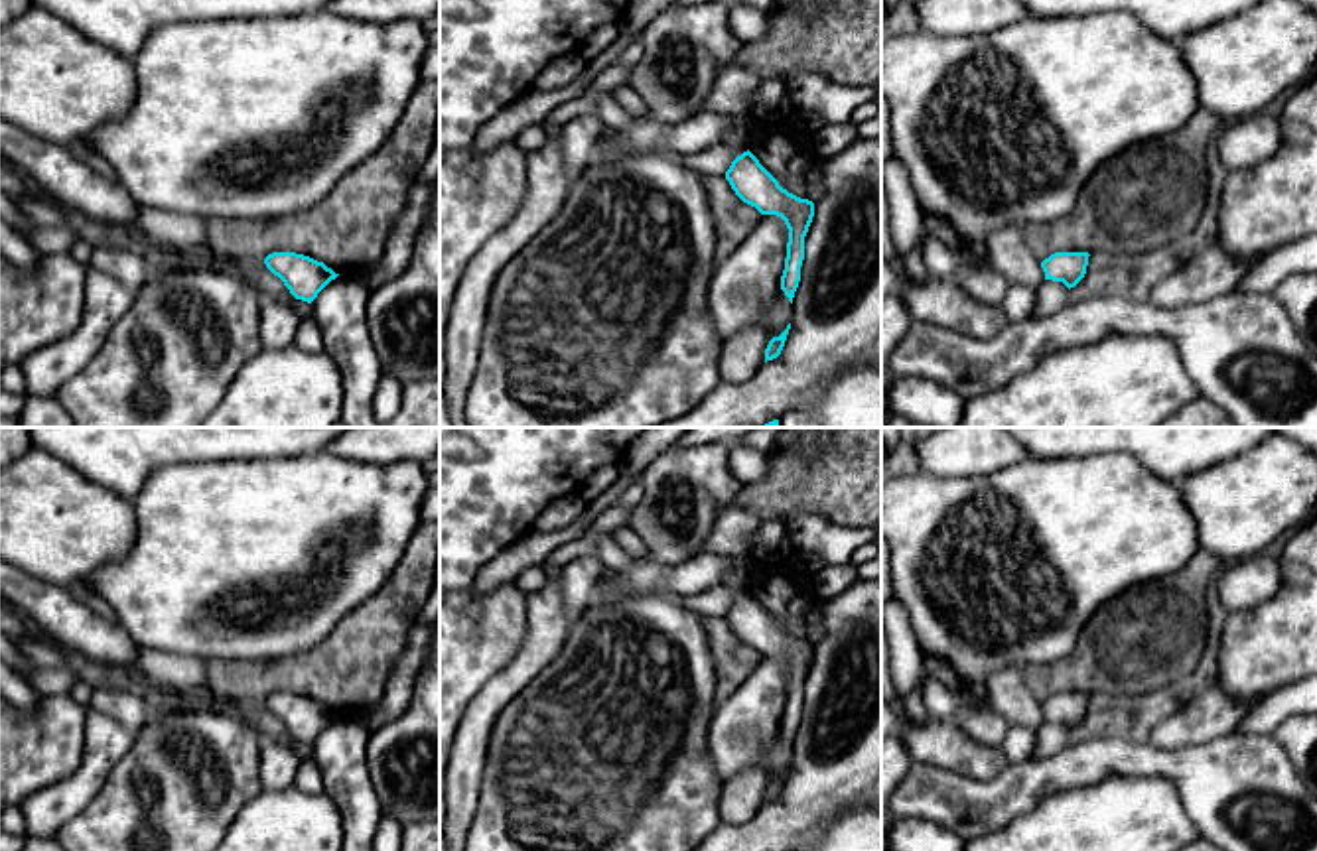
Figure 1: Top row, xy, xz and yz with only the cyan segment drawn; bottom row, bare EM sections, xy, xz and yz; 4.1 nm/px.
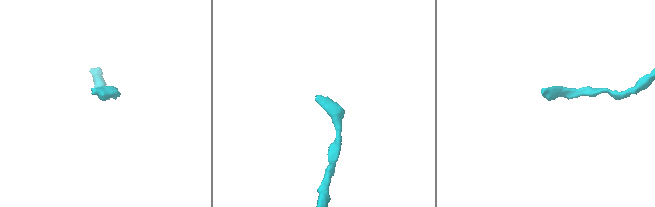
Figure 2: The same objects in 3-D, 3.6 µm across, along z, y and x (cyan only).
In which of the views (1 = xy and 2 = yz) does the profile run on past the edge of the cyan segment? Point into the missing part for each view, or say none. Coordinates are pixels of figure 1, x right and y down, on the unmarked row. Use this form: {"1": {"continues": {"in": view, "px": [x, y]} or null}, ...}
{"1": {"continues": null}, "2": {"continues": null}}

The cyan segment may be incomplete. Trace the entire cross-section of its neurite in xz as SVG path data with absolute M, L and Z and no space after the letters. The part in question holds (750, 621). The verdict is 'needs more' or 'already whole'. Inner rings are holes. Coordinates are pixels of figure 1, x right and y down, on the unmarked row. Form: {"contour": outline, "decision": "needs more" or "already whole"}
{"contour": "M749 591L731 603L726 621L743 644L755 648L761 656L777 656L785 662L789 684L781 731L793 745L800 723L804 678L814 658L814 644L783 630Z", "decision": "already whole"}

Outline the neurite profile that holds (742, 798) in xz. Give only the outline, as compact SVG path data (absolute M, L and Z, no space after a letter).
M779 731L763 762L743 770L728 782L722 782L722 798L718 802L720 819L729 825L751 821L765 806L765 790L769 782L779 778L791 760L793 745L785 733Z

